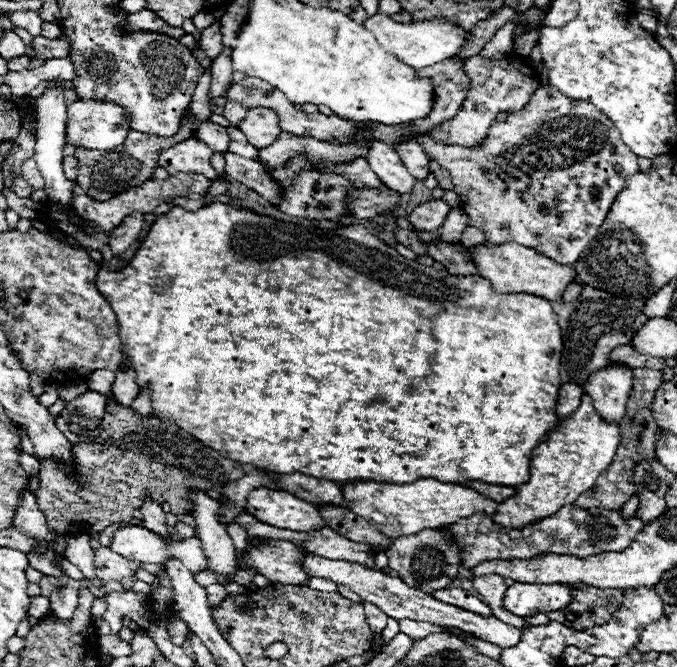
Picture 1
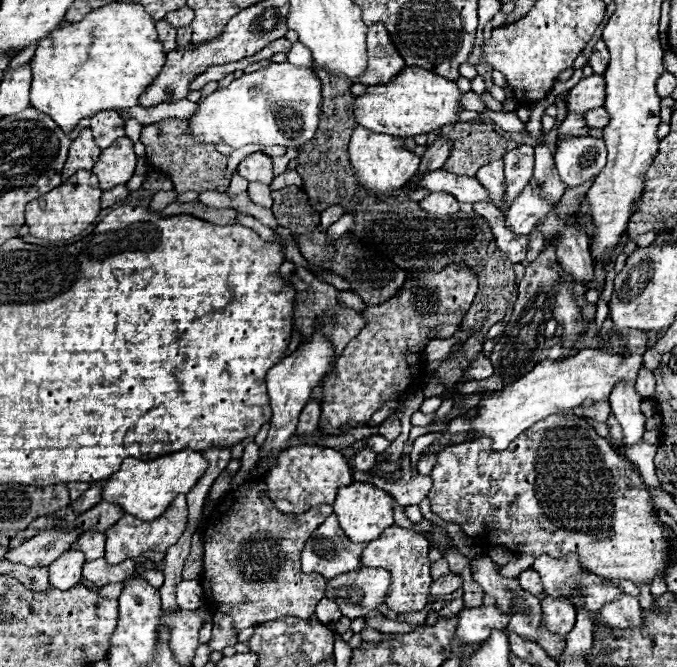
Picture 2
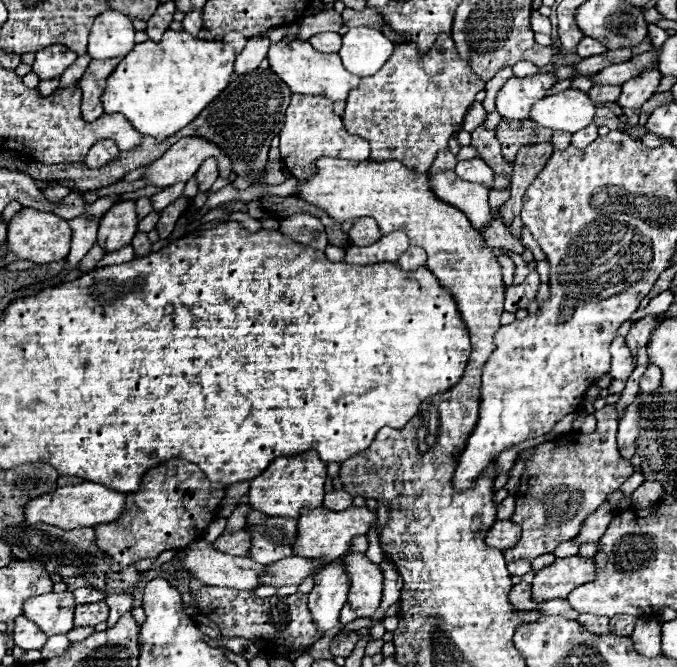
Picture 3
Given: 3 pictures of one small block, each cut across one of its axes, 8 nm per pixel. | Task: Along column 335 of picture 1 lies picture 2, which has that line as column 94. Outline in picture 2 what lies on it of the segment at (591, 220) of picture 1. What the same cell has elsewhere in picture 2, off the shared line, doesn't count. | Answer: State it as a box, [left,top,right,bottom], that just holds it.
[90,110,124,148]

